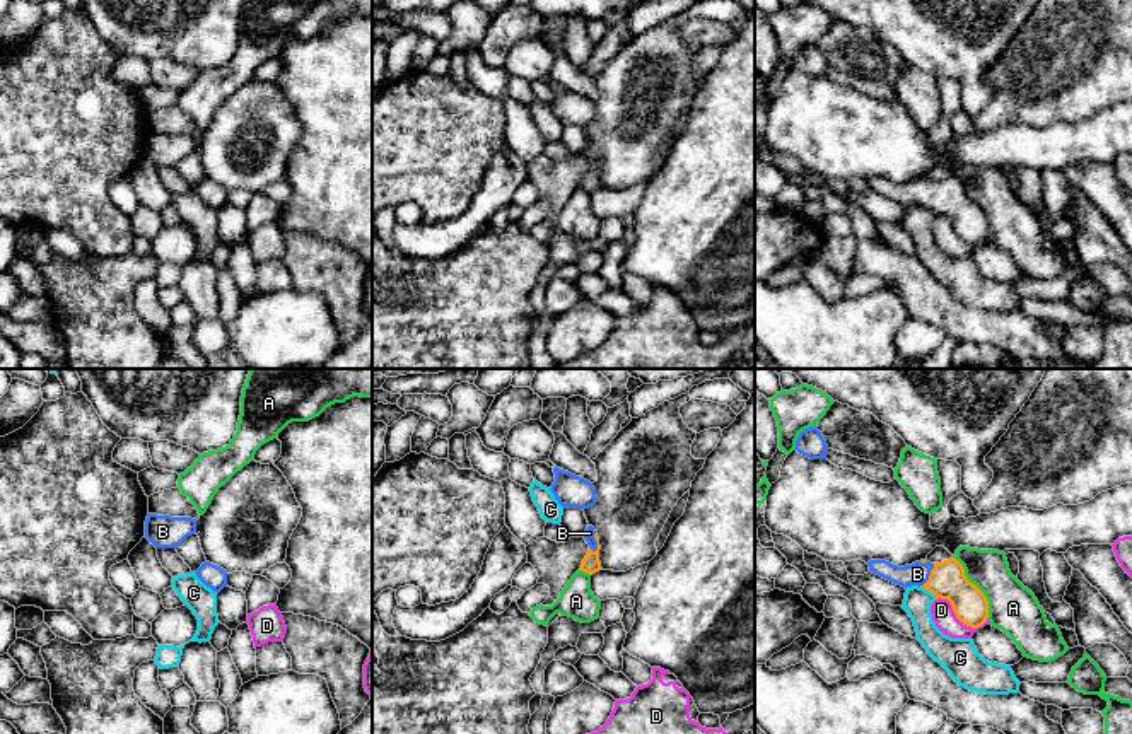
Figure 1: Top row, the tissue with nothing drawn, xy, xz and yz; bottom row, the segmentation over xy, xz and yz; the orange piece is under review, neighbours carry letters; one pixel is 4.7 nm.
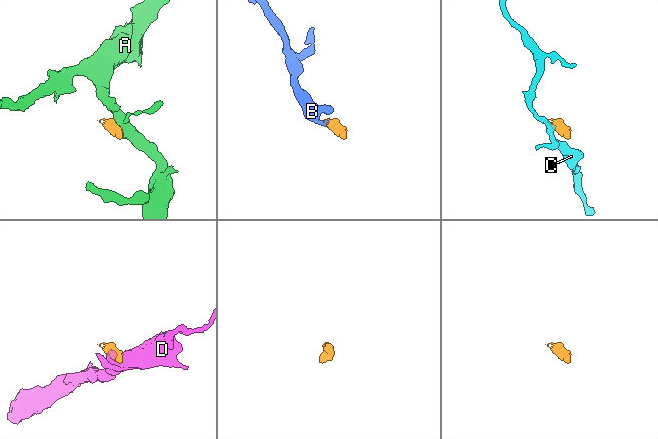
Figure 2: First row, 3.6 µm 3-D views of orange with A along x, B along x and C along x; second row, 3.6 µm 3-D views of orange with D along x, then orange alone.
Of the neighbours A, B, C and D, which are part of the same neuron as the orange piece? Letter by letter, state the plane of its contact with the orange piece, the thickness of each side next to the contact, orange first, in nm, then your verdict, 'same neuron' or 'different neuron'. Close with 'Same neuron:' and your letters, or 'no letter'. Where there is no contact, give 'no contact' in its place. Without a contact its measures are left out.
A: meets orange in yz; 170 nm thick on the orange side, 240 nm on the other; different neuron
B: meets orange in yz; 170 nm thick on the orange side, 110 nm on the other; same neuron
C: meets orange in yz; 170 nm thick on the orange side, 130 nm on the other; different neuron
D: meets orange in yz; 170 nm thick on the orange side, 110 nm on the other; different neuron
Same neuron: B

